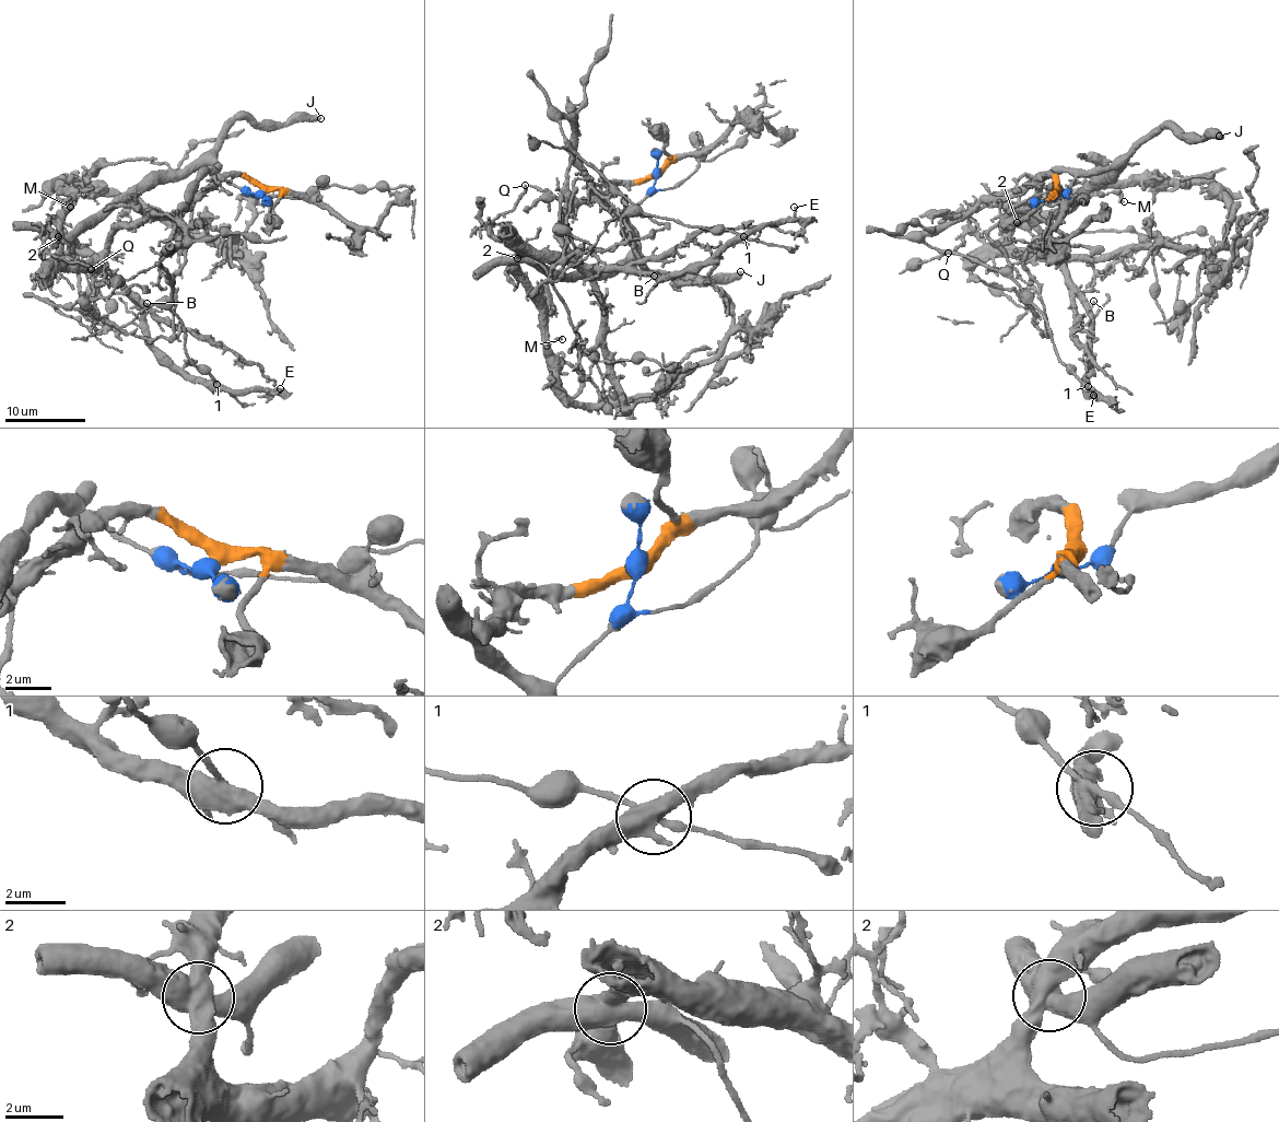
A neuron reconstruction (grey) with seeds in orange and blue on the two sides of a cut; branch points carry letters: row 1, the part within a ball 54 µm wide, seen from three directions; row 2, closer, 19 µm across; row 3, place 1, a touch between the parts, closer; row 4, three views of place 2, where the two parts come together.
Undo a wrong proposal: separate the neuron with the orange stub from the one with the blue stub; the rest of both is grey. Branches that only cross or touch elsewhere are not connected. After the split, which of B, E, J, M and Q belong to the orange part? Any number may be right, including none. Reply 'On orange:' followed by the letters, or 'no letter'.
On orange: B, E, M, Q

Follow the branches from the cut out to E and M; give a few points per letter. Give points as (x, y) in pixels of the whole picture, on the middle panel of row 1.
E: (657, 172), (567, 206), (562, 235), (581, 263), (677, 277), (759, 226), (785, 223), (795, 207)
M: (657, 172), (567, 206), (570, 255), (520, 253), (546, 343), (562, 339)

